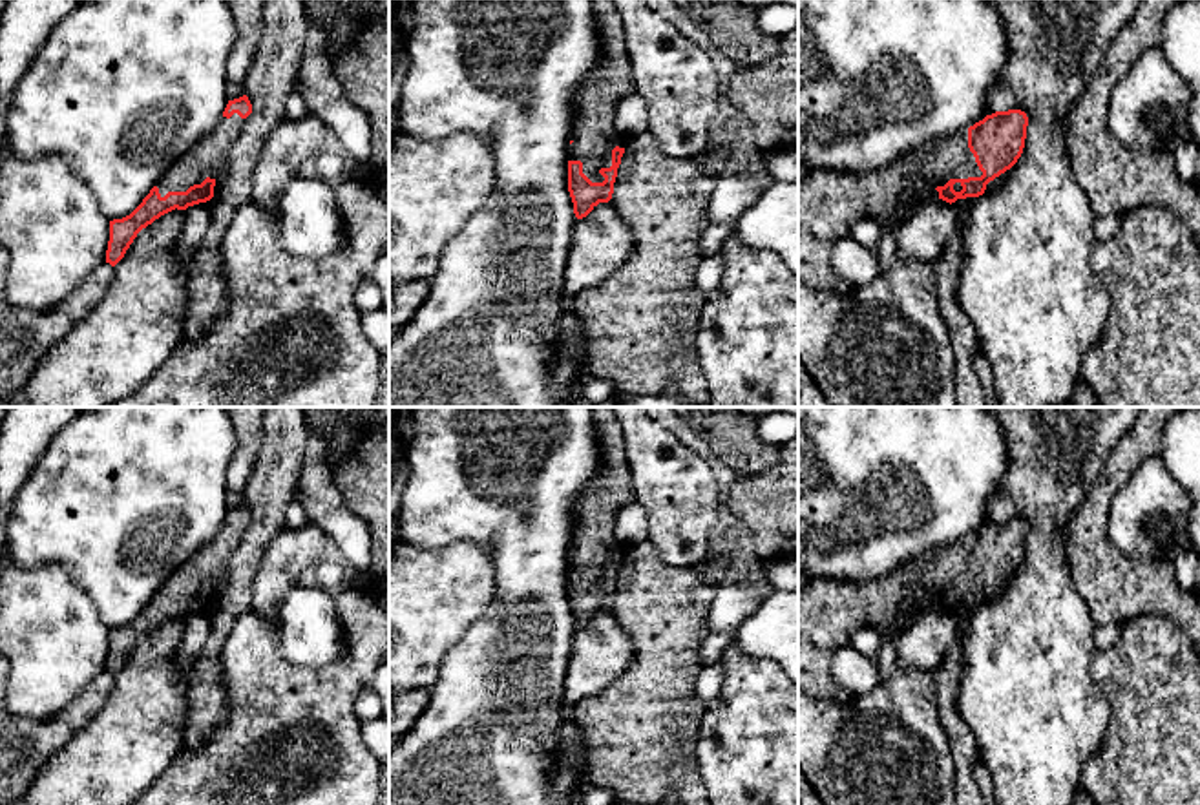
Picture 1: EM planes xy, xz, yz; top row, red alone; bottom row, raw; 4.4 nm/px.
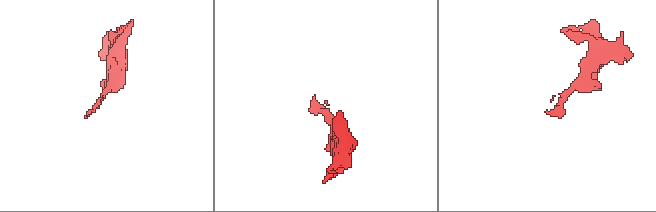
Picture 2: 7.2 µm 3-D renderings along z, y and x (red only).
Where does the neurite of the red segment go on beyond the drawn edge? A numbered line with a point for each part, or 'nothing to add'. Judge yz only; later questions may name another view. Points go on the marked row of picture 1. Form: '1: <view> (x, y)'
1: yz (830, 203)

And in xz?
1: xz (594, 135)

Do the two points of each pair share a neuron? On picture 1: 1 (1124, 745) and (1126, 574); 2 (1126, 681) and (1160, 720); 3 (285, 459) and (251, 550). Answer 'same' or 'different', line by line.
1: different
2: same
3: same

